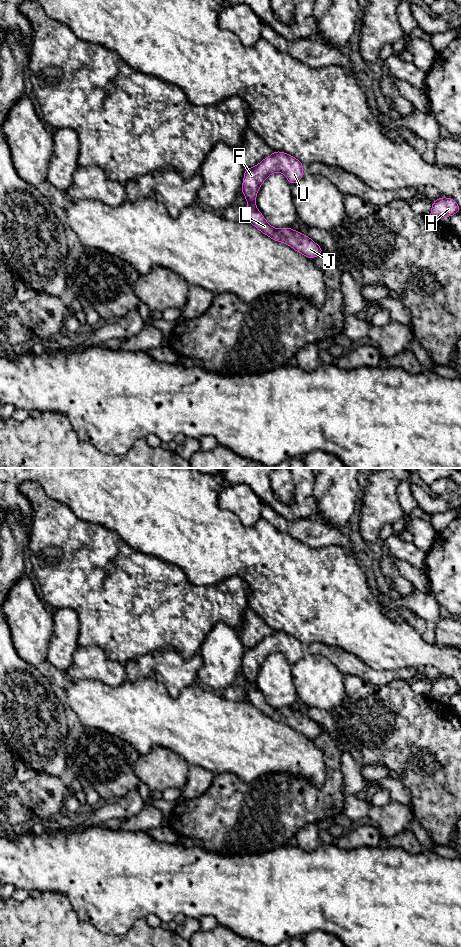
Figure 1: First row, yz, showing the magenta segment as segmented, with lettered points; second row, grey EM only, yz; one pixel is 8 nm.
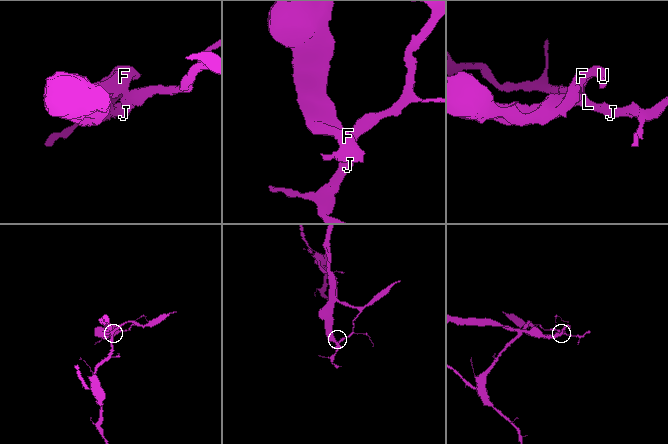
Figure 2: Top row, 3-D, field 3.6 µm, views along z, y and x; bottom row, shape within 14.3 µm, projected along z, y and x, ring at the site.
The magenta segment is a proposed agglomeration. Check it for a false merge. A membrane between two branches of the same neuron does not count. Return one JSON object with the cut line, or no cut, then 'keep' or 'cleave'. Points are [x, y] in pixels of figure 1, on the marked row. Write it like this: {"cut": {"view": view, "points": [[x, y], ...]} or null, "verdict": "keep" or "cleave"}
{"cut": {"view": "yz", "points": [[254, 203], [248, 205]]}, "verdict": "cleave"}

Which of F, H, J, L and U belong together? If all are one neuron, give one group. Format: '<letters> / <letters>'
F U / H J L

